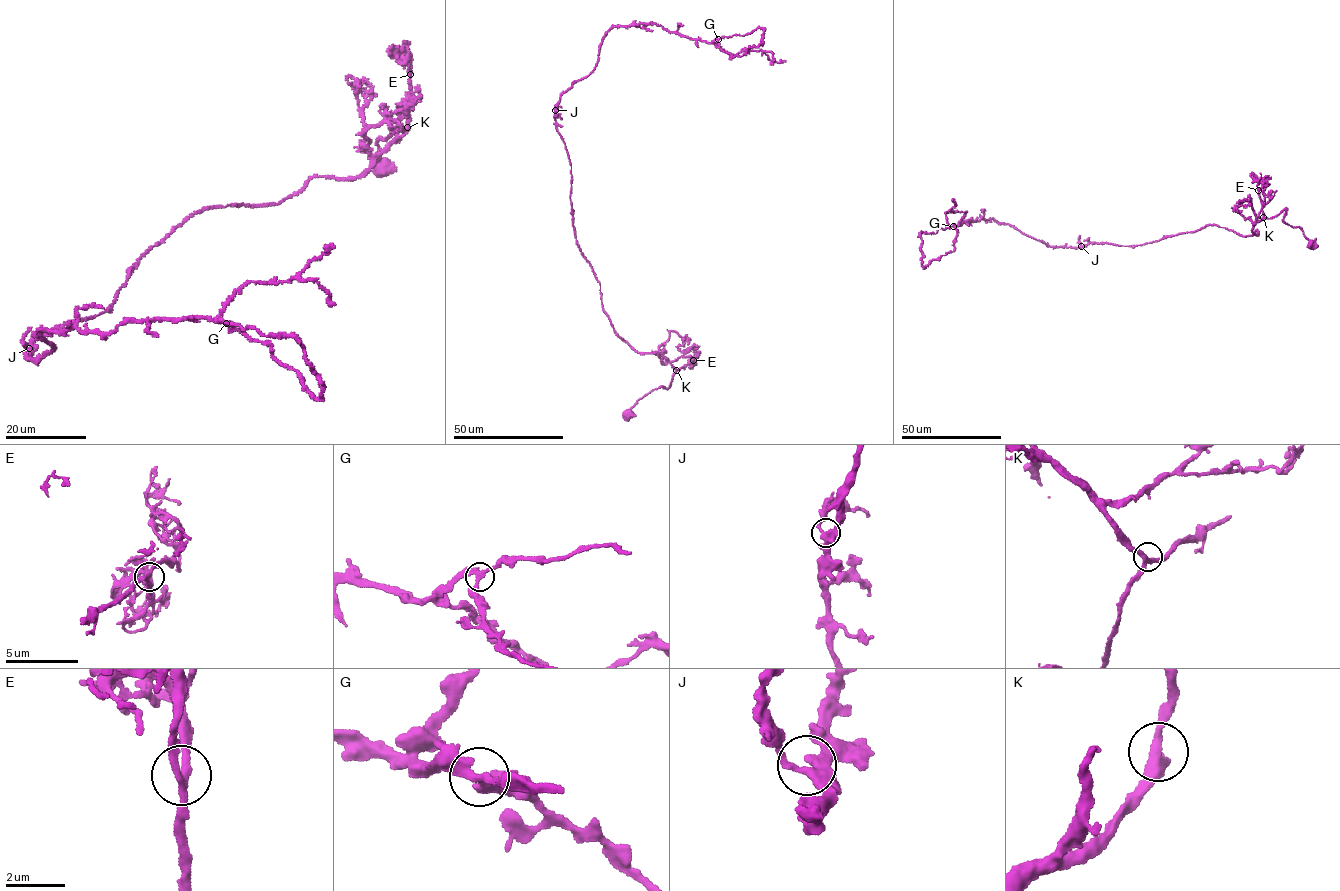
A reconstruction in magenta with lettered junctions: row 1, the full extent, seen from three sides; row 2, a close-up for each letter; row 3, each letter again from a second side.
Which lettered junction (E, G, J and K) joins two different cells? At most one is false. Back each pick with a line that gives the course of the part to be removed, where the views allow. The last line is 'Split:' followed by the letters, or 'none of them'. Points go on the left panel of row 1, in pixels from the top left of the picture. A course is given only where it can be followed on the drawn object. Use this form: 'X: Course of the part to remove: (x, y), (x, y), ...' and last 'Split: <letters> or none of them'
Split: none of them

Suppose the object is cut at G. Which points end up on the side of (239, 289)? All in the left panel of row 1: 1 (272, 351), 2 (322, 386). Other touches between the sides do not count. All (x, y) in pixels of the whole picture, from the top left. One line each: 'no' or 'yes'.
1: no
2: yes

